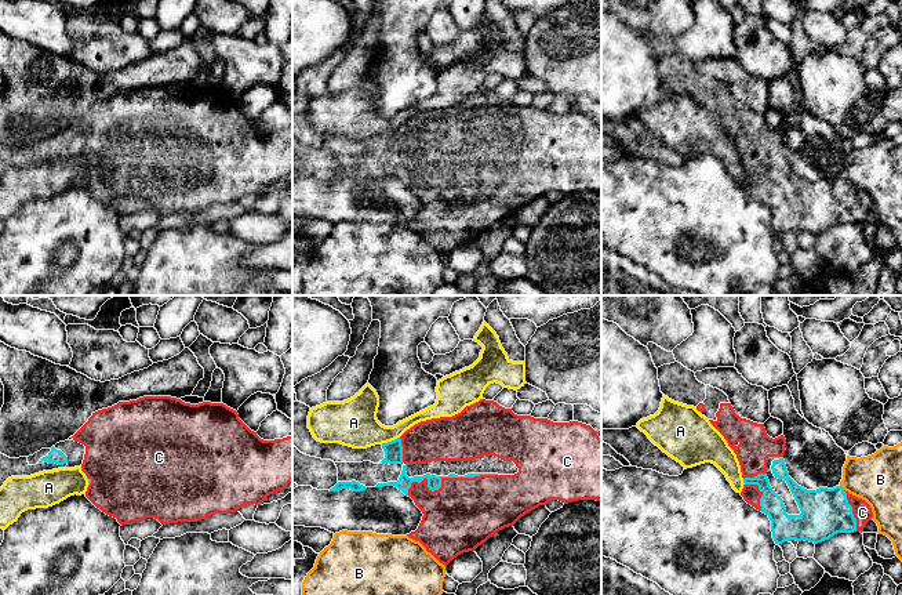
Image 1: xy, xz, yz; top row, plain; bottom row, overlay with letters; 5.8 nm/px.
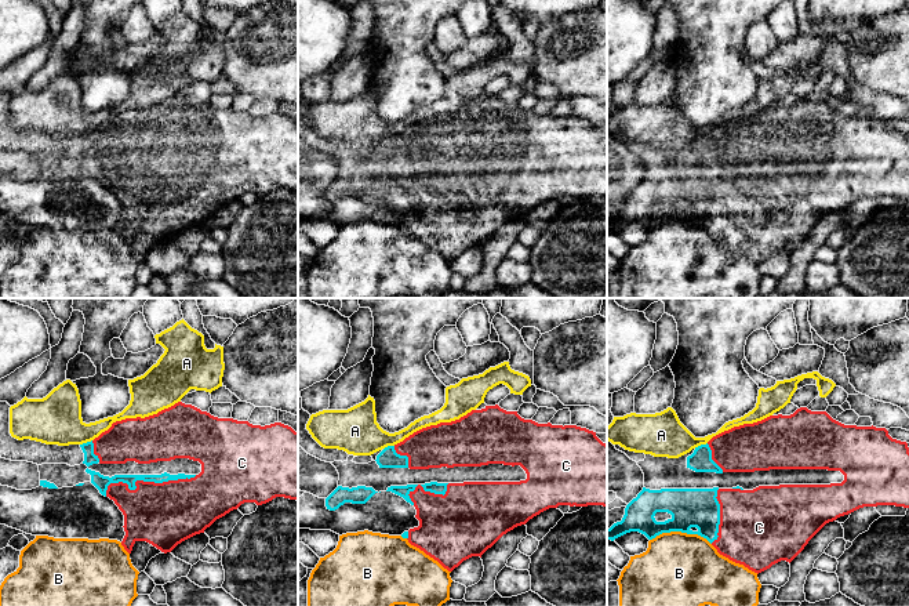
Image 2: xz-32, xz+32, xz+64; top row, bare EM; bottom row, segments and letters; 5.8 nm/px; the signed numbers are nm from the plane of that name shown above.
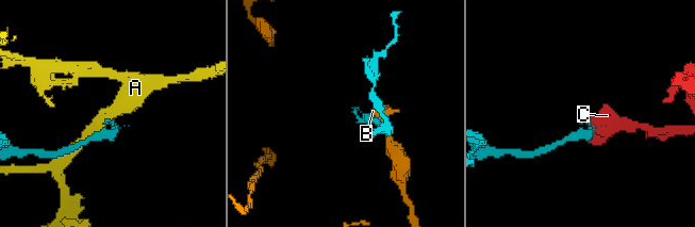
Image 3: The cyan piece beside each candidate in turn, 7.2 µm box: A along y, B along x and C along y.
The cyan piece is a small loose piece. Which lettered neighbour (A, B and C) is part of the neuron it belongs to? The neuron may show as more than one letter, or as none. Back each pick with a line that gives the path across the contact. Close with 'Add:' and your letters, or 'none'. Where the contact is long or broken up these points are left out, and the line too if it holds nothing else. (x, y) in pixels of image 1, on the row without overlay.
Add: C

